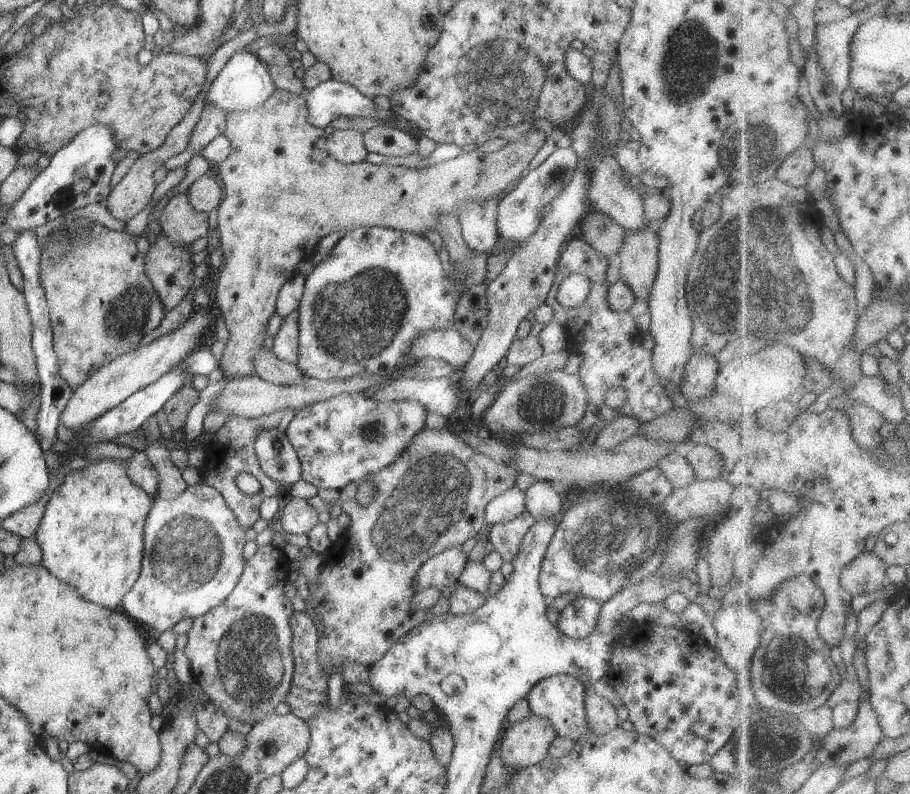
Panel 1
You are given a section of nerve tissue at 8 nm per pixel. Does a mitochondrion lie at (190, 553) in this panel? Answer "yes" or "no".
yes

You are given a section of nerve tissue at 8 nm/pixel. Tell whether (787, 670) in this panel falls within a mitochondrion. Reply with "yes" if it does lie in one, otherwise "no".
yes

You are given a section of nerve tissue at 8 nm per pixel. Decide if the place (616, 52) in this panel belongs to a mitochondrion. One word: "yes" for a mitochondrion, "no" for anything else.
no

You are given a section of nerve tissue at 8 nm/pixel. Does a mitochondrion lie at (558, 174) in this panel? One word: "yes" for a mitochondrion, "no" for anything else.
yes

